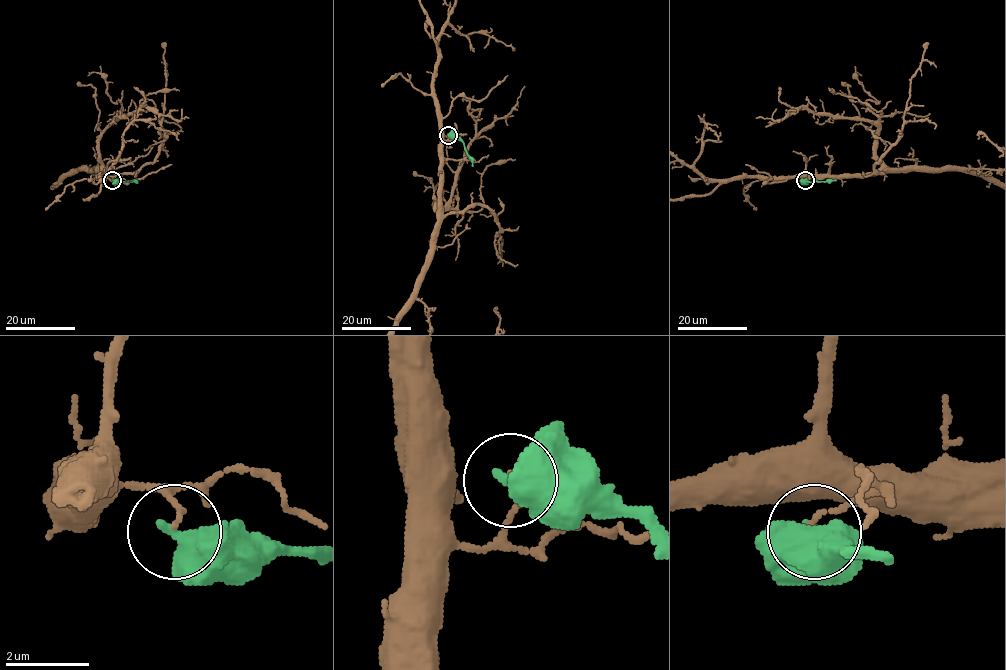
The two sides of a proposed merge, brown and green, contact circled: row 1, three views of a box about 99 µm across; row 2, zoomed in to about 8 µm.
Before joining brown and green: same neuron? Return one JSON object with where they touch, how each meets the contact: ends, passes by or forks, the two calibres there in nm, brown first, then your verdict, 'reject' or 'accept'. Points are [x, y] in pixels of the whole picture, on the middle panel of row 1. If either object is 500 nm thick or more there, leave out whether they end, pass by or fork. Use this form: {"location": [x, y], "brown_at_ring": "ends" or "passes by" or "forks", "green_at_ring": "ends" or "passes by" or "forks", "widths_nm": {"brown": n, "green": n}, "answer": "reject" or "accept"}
{"location": [448, 135], "widths_nm": {"brown": 100, "green": 600}, "answer": "reject"}

